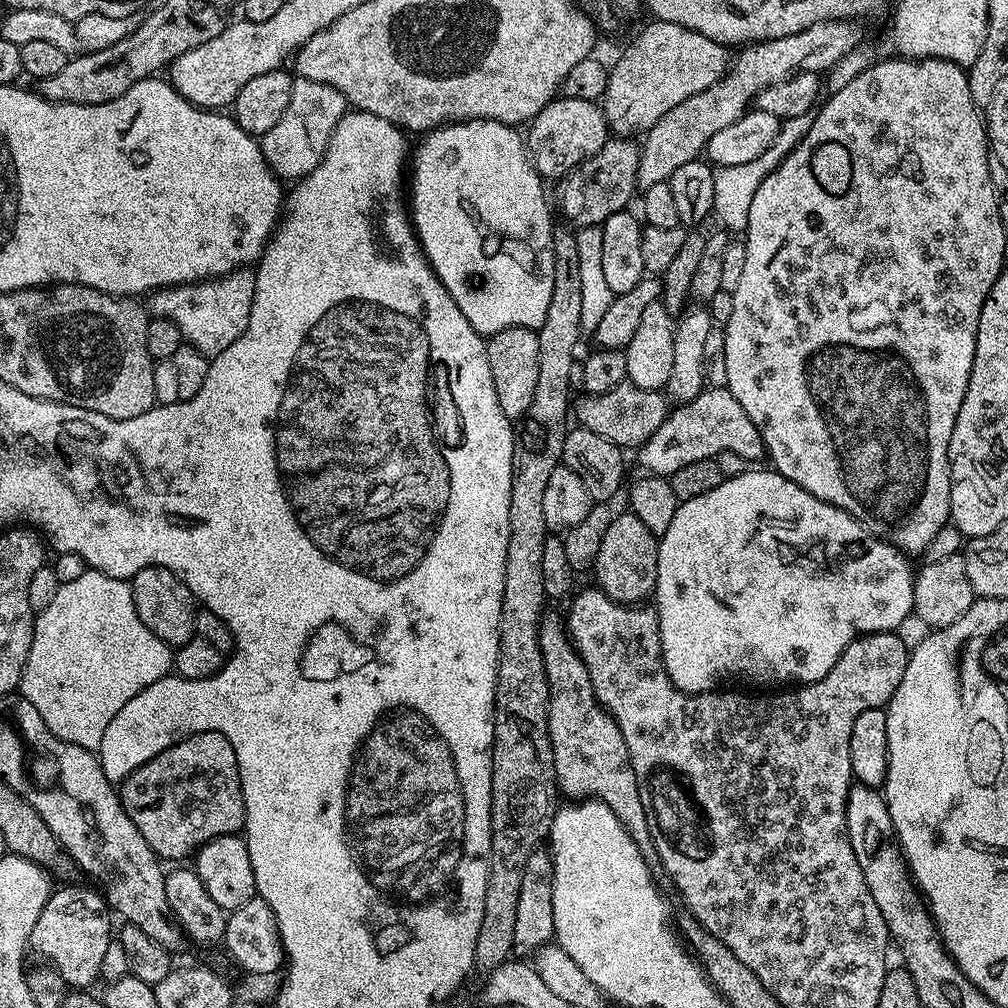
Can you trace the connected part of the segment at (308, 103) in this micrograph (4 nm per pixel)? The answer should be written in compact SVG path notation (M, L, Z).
M293 79L290 102L282 118L271 130L266 130L264 136L259 137L260 149L272 173L284 182L295 182L310 174L314 166L322 162L334 126L338 126L338 122L349 108L348 101L334 86Z

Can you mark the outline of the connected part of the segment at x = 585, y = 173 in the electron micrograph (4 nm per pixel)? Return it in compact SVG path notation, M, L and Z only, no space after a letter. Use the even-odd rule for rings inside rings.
M610 138L586 162L559 181L560 212L569 225L577 229L603 224L610 214L623 212L637 195L636 179L640 165L641 145L632 138Z

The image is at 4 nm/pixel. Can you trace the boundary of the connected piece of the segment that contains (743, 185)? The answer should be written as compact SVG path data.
M808 112L797 117L785 119L780 126L780 132L774 138L774 146L762 154L762 158L754 158L754 162L746 162L742 166L726 166L725 168L716 168L714 178L714 216L720 219L725 229L729 233L743 233L748 227L748 211L750 202L754 202L754 190L762 186L762 182L775 170L783 160L795 150L802 138L810 130L812 125L813 113Z

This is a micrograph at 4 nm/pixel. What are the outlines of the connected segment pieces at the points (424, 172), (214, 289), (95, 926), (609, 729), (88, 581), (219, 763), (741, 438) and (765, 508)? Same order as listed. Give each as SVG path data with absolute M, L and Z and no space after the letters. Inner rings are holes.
M466 120L454 124L442 124L432 129L423 137L420 145L415 145L410 156L410 215L412 227L416 230L416 237L420 239L420 246L428 264L436 272L462 314L466 314L470 326L482 337L489 337L504 328L531 328L533 330L546 322L546 306L550 306L550 293L554 291L554 258L550 243L550 223L548 224L548 204L544 201L545 181L536 167L533 166L528 155L526 140L520 136L515 127L493 120Z
M245 266L234 270L225 276L217 276L215 280L202 280L198 284L177 284L175 288L161 288L151 293L152 308L150 304L150 312L152 316L161 316L162 318L170 318L170 322L174 322L174 326L178 326L178 330L182 330L185 341L192 344L204 356L209 358L222 354L222 350L226 350L226 346L230 346L241 336L246 330L246 322L250 322L250 310L254 302L254 282L256 281L256 273L251 267Z
M60 886L53 891L52 897L46 902L46 906L42 910L42 914L38 914L38 922L34 922L34 930L32 931L32 939L30 941L31 951L37 952L41 956L41 961L47 962L52 968L64 979L65 985L72 990L88 990L93 986L92 983L97 983L98 977L100 975L100 967L102 966L102 958L106 954L106 946L110 939L110 933L108 933L108 916L110 917L110 909L101 893L99 891L93 890L91 892L88 888L68 888L72 886Z
M548 614L541 619L540 649L548 679L548 733L559 791L563 795L565 792L572 802L591 798L610 806L640 847L644 859L655 861L656 847L646 822L646 810L642 806L634 766L628 760L626 740L622 738L622 730L618 730L615 718L596 701L590 674L583 658L576 652L576 645L561 617L559 620Z
M88 570L74 582L61 584L48 605L35 613L30 654L26 654L18 692L42 714L42 722L46 722L58 738L74 746L98 750L102 746L102 734L106 734L106 726L110 726L114 714L118 714L134 694L142 694L146 686L165 679L173 668L173 649L138 618L131 583Z
M205 730L202 734L188 736L185 740L180 740L174 746L162 750L162 754L150 758L150 762L138 766L138 770L134 770L134 774L127 776L124 783L119 785L118 791L126 814L130 814L130 822L134 822L134 826L138 826L138 834L142 834L142 838L146 838L150 850L155 852L157 857L164 862L167 862L167 860L176 860L172 862L183 861L180 860L183 856L189 855L188 857L191 857L199 852L200 847L206 842L210 842L219 836L237 835L244 827L244 799L242 798L242 786L240 785L240 775L238 774L238 758L234 758L234 746L230 746L228 739L217 732Z
M727 386L722 388L705 387L698 398L677 403L669 411L668 417L650 434L650 438L638 450L640 464L645 473L670 478L674 470L682 470L689 462L702 462L715 458L723 452L733 452L744 459L764 460L764 439L750 422L750 414L742 410L742 402L730 394Z
M746 470L737 476L729 476L710 494L702 494L698 498L683 501L677 507L674 518L670 518L670 526L659 537L658 543L658 578L654 593L656 616L660 619L660 645L662 658L666 666L666 674L671 678L675 688L684 692L710 692L717 687L720 676L745 676L756 684L780 684L776 686L799 686L813 684L818 678L826 678L830 674L830 666L838 662L842 650L858 636L867 632L891 632L899 629L899 624L907 616L913 615L914 602L914 564L895 544L887 540L879 540L861 521L832 504L814 498L802 486L790 482L775 470L768 472L752 472Z

